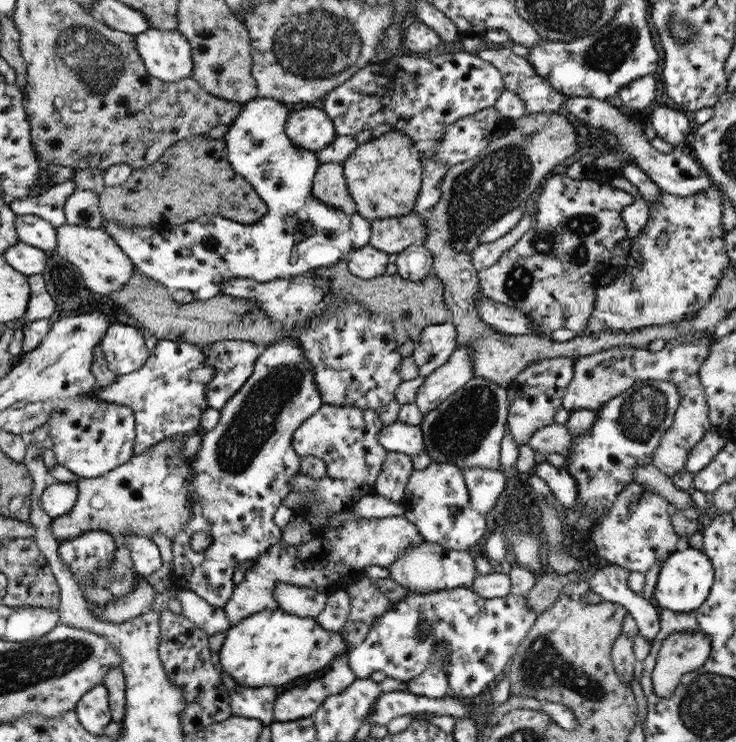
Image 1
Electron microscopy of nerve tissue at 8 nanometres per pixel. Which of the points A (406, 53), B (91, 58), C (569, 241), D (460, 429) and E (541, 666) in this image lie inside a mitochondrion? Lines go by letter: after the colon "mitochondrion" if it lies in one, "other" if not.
A: other
B: mitochondrion
C: mitochondrion
D: mitochondrion
E: mitochondrion

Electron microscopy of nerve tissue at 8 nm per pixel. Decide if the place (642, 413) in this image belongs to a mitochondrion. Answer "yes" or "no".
yes

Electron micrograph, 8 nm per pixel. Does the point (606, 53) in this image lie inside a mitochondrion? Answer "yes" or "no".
yes

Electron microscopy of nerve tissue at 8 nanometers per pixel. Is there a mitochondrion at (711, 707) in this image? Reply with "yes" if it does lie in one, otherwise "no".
yes

